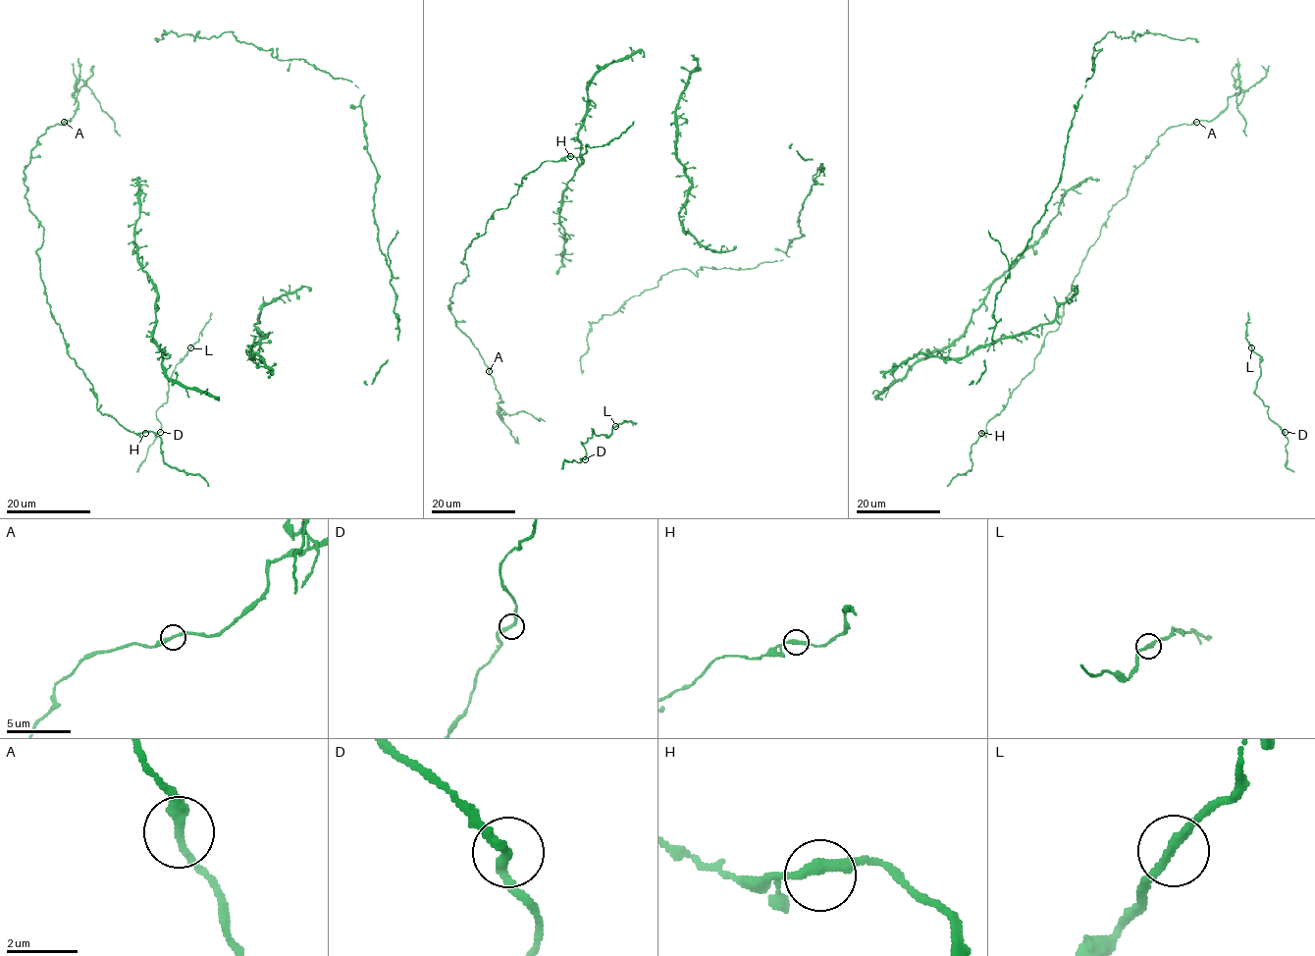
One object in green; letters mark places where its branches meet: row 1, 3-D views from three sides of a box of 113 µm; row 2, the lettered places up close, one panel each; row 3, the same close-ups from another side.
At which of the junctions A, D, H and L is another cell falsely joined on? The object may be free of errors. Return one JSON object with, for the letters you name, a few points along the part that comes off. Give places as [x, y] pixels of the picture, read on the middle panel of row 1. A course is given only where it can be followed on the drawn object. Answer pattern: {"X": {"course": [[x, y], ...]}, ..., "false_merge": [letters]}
{"A": {"course": [[488, 371], [503, 401], [498, 403], [498, 414], [526, 411], [545, 421]]}, "false_merge": ["A"]}

